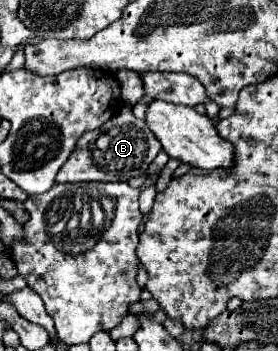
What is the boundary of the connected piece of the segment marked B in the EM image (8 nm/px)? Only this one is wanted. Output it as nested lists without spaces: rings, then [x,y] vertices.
[[[125,105],[117,115],[113,115],[107,123],[103,123],[103,129],[93,129],[85,133],[77,147],[73,149],[67,163],[61,167],[57,175],[57,183],[81,183],[81,181],[129,181],[133,177],[139,177],[147,171],[149,163],[157,157],[161,151],[161,143],[149,131],[147,123],[143,119],[137,119],[133,115],[133,107]]]

